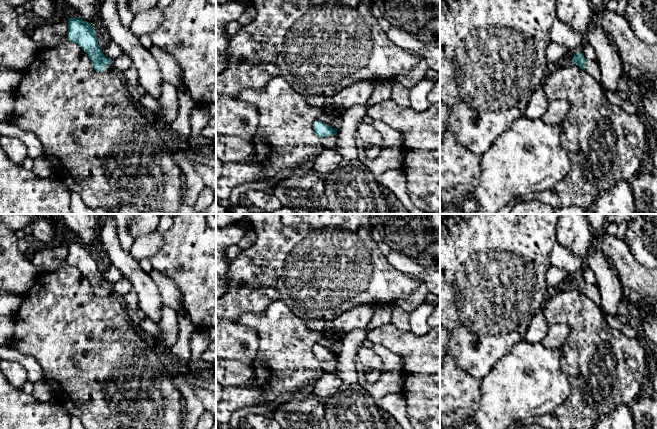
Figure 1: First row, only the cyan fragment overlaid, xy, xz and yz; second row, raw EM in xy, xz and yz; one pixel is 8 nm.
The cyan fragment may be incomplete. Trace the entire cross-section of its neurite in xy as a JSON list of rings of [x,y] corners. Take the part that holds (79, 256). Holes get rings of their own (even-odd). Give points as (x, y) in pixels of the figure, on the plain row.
[[[78,241],[68,243],[68,262],[88,278],[96,295],[105,296],[114,293],[112,283],[103,278],[96,255],[91,248]]]

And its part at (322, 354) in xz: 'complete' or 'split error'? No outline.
split error

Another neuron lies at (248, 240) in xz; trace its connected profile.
[[[250,228],[246,231],[245,235],[239,242],[238,246],[241,250],[245,250],[255,244],[256,241],[256,234],[255,232]]]

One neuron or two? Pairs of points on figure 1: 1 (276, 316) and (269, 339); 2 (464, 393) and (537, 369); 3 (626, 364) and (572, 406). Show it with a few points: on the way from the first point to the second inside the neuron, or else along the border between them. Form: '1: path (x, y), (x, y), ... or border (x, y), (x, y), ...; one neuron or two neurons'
1: path (276, 322), (275, 333); one neuron
2: border (480, 380), (480, 401), (474, 411); two neurons
3: path (613, 373), (585, 401); one neuron

